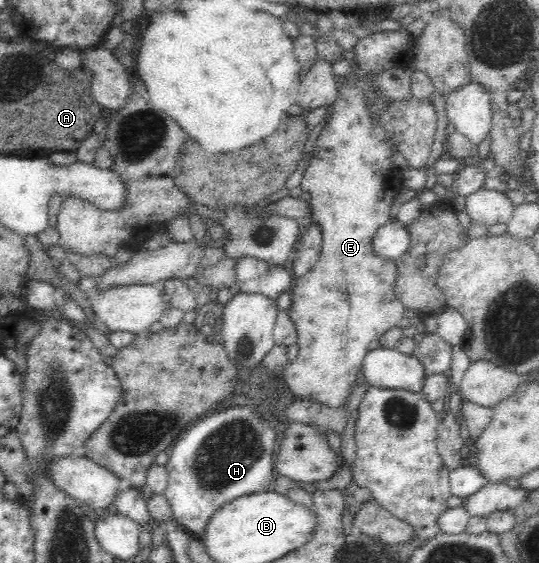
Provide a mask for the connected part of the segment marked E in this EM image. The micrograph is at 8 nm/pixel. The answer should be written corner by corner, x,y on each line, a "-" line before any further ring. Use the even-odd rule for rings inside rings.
406,26
396,30
372,32
356,41
348,54
353,65
352,73
344,75
342,83
337,83
337,101
326,106
326,124
318,135
314,152
300,183
302,190
310,194
312,225
320,227
323,241
318,263
306,275
294,280
290,289
291,304
286,311
296,328
298,353
295,359
287,363
282,373
294,395
314,400
332,409
341,408
350,400
357,373
369,351
370,341
382,337
404,318
405,307
392,291
398,271
395,260
378,258
372,252
374,235
382,225
394,219
391,207
394,196
402,187
402,169
392,162
396,143
393,143
390,132
380,122
380,115
392,101
372,86
371,77
396,66
407,66
414,44
414,38
406,30

